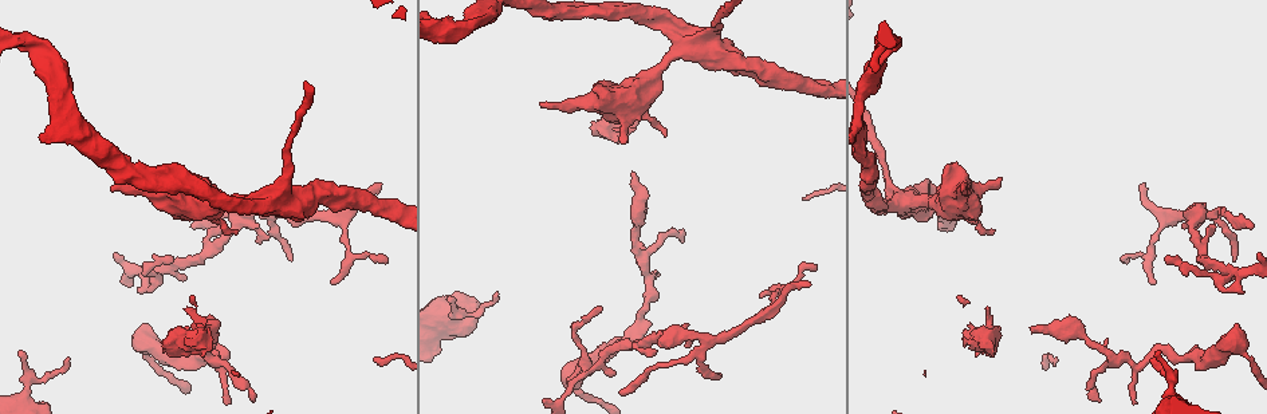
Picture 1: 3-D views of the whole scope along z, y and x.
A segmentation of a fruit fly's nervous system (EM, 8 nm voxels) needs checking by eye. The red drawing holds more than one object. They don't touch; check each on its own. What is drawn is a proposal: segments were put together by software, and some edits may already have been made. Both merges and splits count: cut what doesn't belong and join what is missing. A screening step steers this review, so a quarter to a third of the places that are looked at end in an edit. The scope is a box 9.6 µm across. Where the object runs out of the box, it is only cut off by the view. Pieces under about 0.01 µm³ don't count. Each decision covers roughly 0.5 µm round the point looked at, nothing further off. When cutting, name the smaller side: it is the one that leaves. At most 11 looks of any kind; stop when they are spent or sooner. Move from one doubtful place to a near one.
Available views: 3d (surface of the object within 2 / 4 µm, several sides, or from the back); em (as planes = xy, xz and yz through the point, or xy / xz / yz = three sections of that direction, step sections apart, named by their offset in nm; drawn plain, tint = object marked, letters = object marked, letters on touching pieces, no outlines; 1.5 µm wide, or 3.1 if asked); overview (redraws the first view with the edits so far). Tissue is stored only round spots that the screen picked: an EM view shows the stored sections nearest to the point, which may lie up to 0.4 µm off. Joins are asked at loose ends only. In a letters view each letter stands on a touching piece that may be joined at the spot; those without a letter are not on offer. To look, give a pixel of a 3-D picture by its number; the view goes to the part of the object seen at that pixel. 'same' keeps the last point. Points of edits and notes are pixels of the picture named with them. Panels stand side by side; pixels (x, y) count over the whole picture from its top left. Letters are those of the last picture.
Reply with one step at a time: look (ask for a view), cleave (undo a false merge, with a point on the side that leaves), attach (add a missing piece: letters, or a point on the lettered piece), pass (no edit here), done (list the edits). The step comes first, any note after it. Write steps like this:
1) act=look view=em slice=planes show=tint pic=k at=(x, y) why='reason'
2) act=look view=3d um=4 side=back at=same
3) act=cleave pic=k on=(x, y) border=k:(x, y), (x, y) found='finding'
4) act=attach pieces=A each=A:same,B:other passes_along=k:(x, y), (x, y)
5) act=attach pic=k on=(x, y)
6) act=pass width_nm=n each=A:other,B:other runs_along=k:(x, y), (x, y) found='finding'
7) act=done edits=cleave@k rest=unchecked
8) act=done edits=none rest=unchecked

act=look view=em slice=yz step=4 show=tint pic=1 at=(540, 103) why='free end'

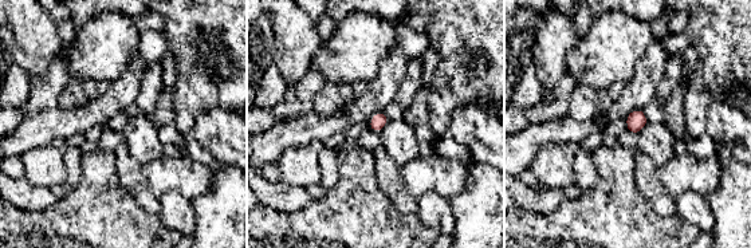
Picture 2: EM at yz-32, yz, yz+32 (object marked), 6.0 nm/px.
act=look view=em slice=planes show=letters at=same why='another direction'

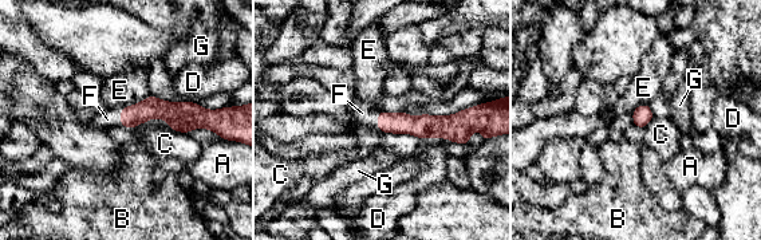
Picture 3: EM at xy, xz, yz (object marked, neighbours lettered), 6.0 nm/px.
act=attach pieces=F each=A:other,B:other,C:other,D:other,E:other,F:same,G:other passes_along=3:(387, 122), (378, 120), (362, 113) found='the neuron continues'

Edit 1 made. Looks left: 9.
act=look view=3d um=4 pic=1 at=(450, 302) why='branch stops here'

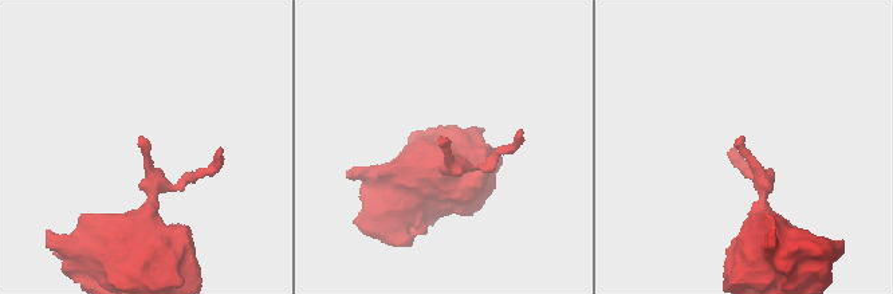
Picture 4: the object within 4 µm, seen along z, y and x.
act=look view=em slice=planes show=letters pic=4 at=(438, 145) why='now the EM'

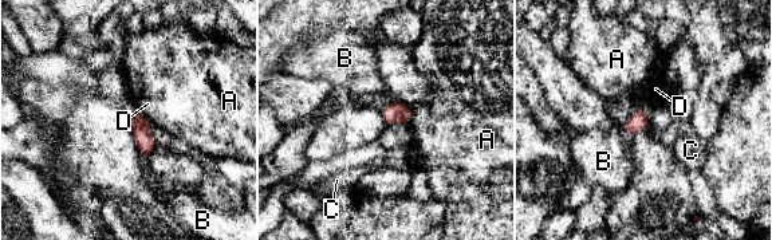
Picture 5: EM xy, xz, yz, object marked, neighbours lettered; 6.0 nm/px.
act=pass width_nm=110 each=A:other,B:other,C:other,D:other border=5:(132, 106), (146, 118) found='none of them fits'

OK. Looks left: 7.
act=look view=em slice=planes show=letters pic=1 at=(139, 291) why='thin end'

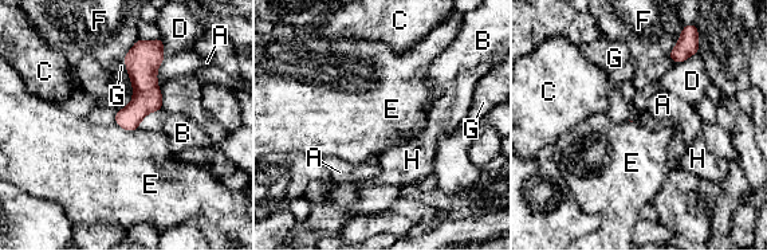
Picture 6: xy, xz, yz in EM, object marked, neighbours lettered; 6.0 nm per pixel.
act=pass each=A:other,B:other,C:other,D:other,E:other,F:other,G:other,H:other border=6:(114, 124), (128, 130), (138, 128) found='none of them fits'

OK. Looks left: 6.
act=look view=em slice=xy step=8 show=plain pic=1 at=(381, 183) why='an open end'

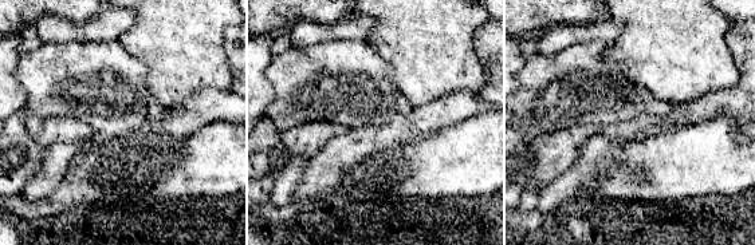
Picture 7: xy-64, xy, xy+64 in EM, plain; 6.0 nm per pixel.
act=look view=em slice=xy step=8 show=letters at=same

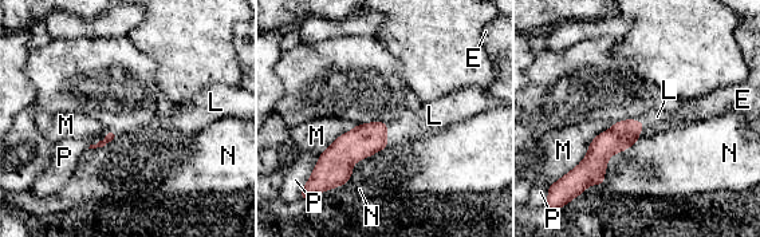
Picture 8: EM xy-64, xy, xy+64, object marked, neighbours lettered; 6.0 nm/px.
act=attach pieces=L longest_contact=M:400nm each=E:other,L:same,M:other,N:other,P:other found='it goes on there'

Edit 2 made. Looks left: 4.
act=done edits=attach@3,attach@8 rest=unchecked

